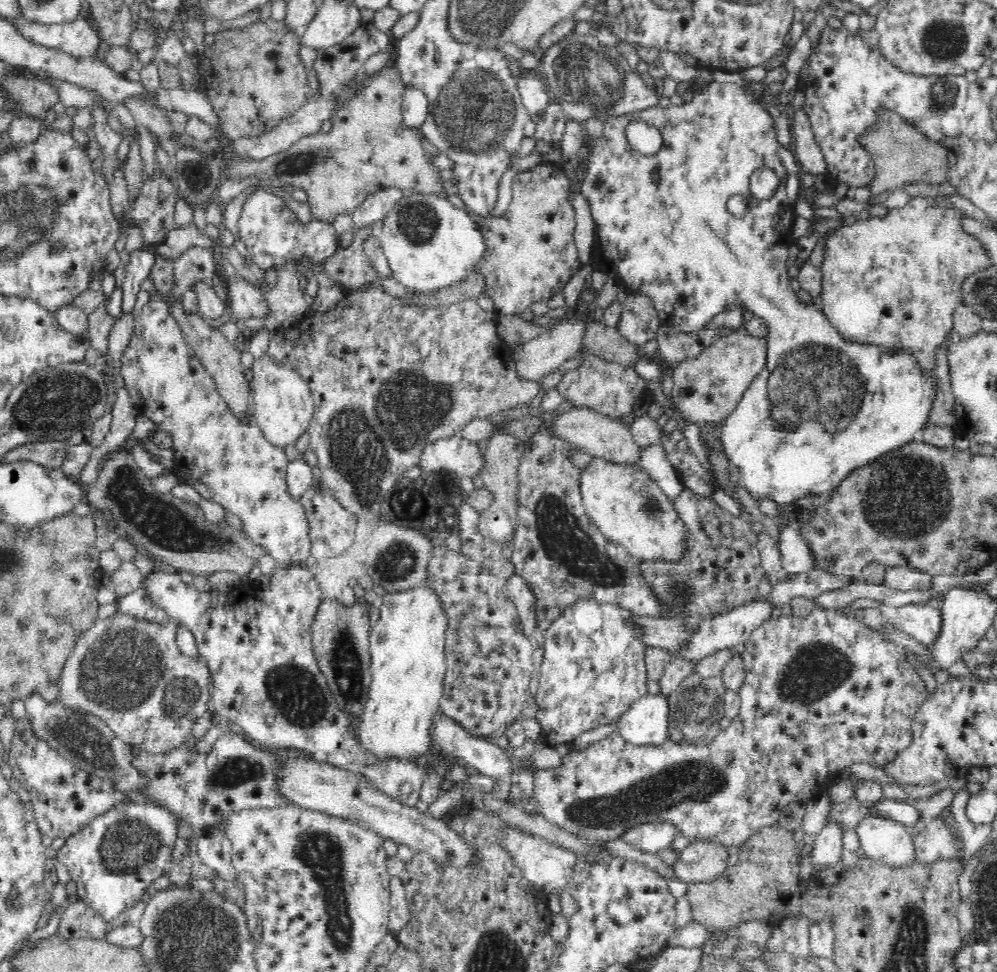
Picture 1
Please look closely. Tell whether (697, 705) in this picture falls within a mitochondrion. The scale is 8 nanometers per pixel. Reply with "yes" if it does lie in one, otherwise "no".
yes

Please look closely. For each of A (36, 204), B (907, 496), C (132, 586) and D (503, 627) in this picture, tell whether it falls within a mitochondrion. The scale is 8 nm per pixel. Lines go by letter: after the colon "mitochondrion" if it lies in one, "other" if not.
A: mitochondrion
B: mitochondrion
C: other
D: other

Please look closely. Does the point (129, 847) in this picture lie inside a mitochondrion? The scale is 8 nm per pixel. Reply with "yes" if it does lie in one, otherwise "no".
yes

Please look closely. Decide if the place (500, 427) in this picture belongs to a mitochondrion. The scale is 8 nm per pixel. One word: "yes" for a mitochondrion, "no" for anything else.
no

